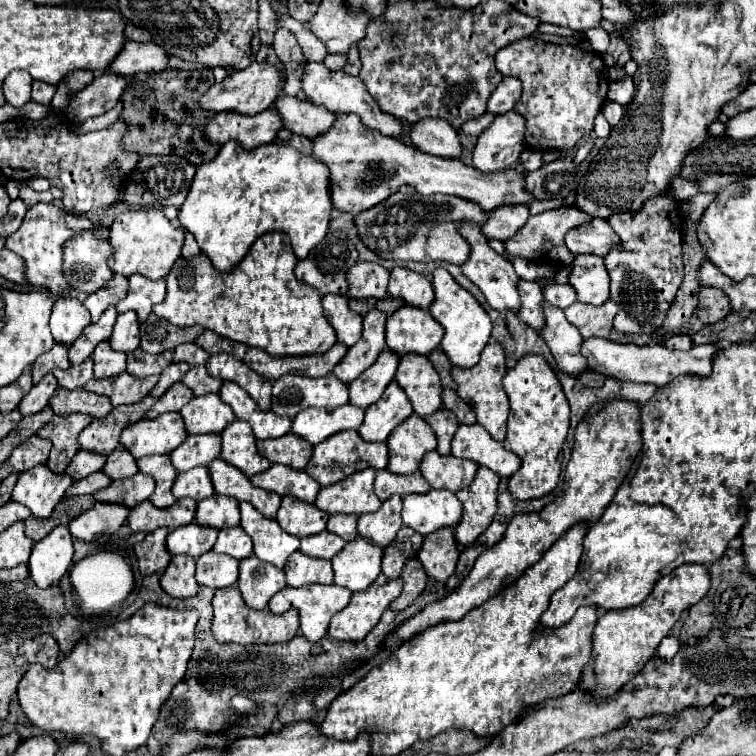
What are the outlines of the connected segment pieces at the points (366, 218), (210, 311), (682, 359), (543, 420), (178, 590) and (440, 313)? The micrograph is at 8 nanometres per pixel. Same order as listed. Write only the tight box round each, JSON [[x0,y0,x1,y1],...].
[[355,192,489,264],[153,232,337,356],[583,338,721,386],[503,356,569,500],[161,554,199,598],[429,268,491,368]]

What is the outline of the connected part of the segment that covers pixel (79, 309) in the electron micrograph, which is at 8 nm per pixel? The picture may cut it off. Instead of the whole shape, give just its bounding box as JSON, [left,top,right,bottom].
[51,296,91,344]

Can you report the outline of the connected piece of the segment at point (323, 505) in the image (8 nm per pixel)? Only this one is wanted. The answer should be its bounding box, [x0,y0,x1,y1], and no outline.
[315,468,381,514]

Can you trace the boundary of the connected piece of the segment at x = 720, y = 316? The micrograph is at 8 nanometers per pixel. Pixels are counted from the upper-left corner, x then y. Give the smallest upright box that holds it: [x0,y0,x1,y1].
[697,288,733,326]

